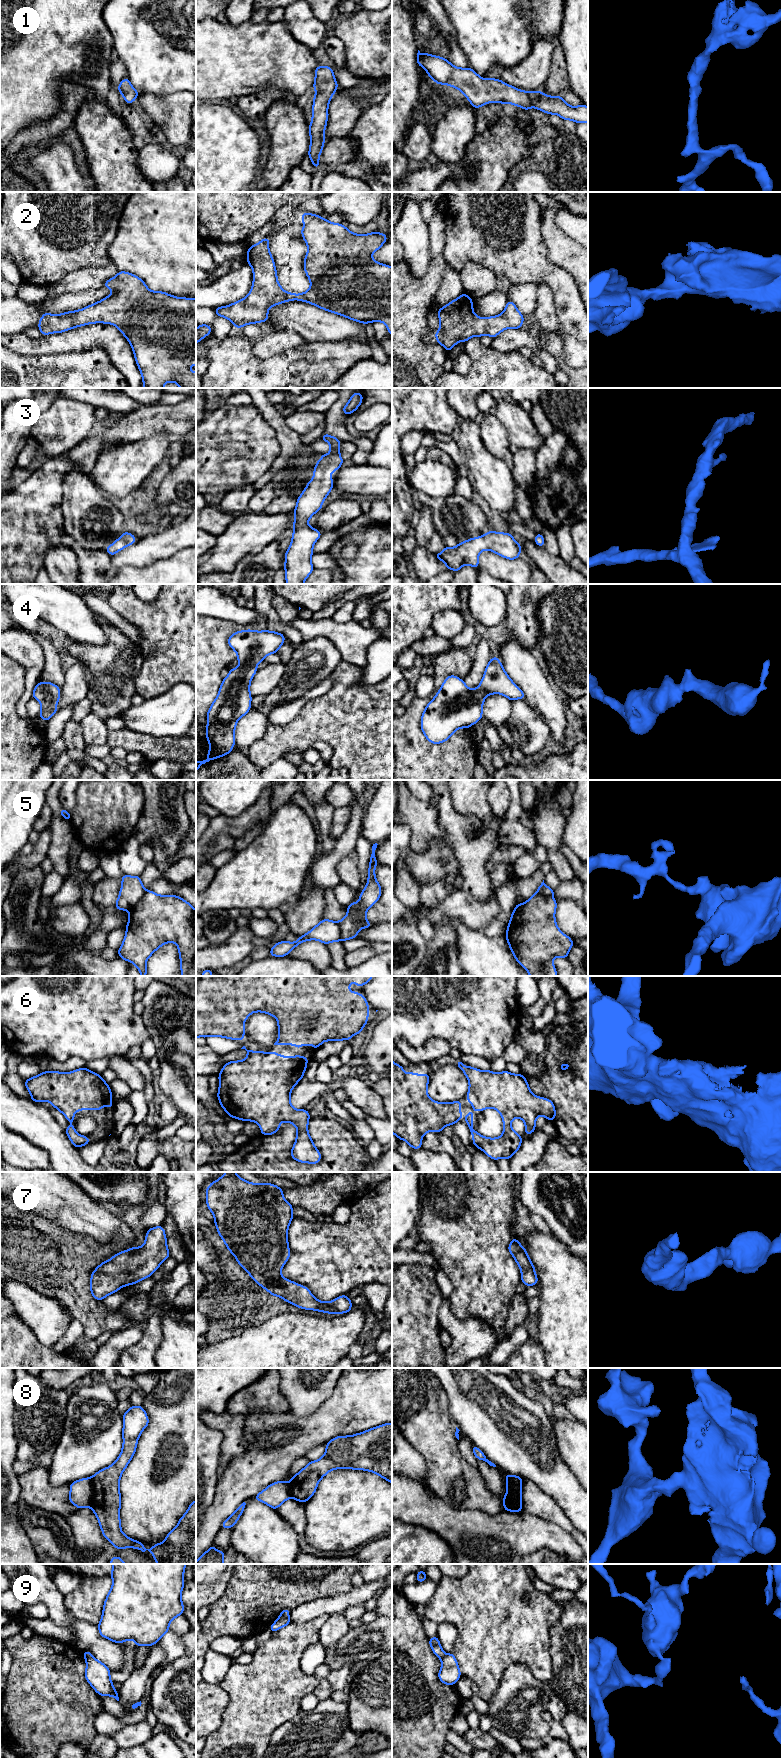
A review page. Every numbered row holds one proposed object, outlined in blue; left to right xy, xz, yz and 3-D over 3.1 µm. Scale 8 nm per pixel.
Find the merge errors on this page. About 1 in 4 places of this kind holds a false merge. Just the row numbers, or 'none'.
5, 8, 9

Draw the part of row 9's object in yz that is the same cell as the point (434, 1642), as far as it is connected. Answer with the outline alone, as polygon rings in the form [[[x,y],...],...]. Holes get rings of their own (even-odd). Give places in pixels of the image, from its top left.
[[[436,1636],[432,1638],[428,1638],[428,1639],[429,1639],[429,1644],[430,1644],[432,1651],[438,1658],[441,1659],[445,1655],[445,1652],[443,1651],[440,1645],[438,1637]]]

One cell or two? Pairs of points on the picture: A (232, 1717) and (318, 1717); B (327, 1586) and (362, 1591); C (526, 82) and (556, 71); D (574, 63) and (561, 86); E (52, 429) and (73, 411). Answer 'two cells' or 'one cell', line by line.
A: two cells
B: two cells
C: two cells
D: two cells
E: one cell

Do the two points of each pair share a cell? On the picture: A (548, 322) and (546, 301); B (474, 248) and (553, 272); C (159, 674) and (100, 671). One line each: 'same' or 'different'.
A: same
B: same
C: different

